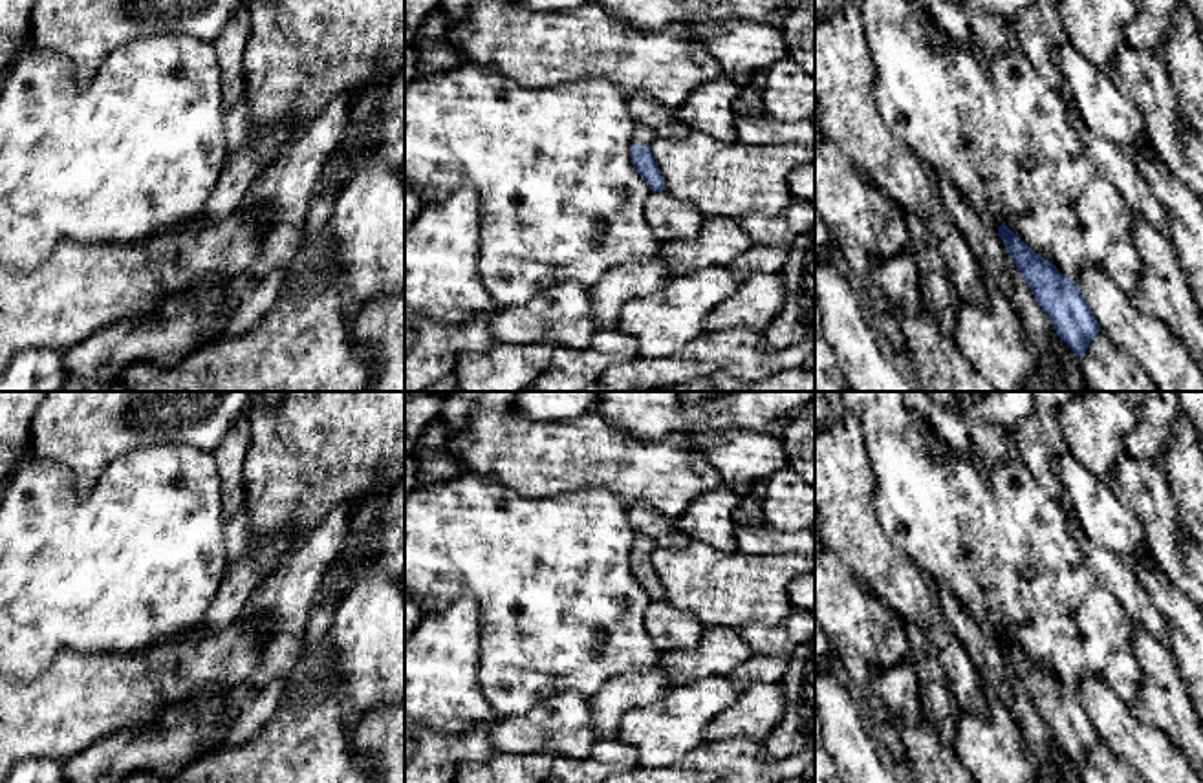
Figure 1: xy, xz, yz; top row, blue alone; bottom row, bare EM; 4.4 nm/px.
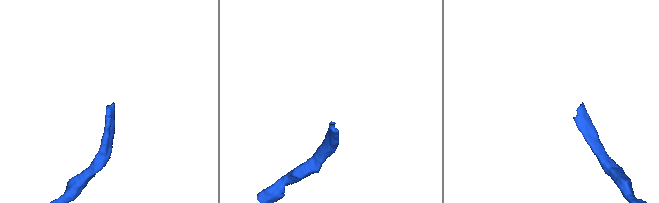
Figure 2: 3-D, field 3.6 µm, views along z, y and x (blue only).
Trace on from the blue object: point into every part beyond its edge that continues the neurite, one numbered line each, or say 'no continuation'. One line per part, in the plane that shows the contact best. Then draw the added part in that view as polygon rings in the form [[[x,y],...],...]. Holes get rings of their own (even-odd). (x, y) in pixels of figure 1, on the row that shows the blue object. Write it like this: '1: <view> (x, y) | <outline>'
1: xz (643, 136) | [[[635,126],[632,134],[632,145],[652,146],[657,134],[646,126]]]

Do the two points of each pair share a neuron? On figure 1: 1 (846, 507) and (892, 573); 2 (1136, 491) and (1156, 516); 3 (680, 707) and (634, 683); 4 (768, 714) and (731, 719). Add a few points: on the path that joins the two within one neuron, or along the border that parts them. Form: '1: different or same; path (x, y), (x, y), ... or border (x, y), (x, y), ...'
1: same; path (850, 524), (854, 535), (876, 557)
2: same; path (1141, 496), (1156, 511)
3: different; border (669, 688), (656, 701), (630, 708), (623, 716)
4: same; path (758, 714), (740, 719)

